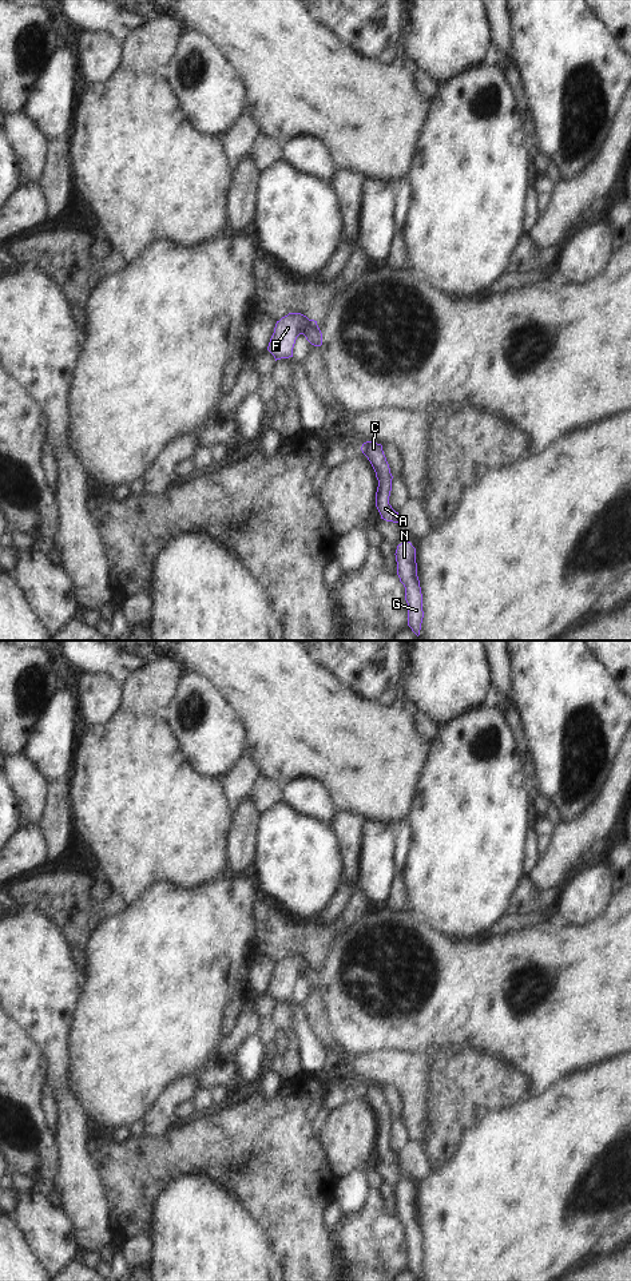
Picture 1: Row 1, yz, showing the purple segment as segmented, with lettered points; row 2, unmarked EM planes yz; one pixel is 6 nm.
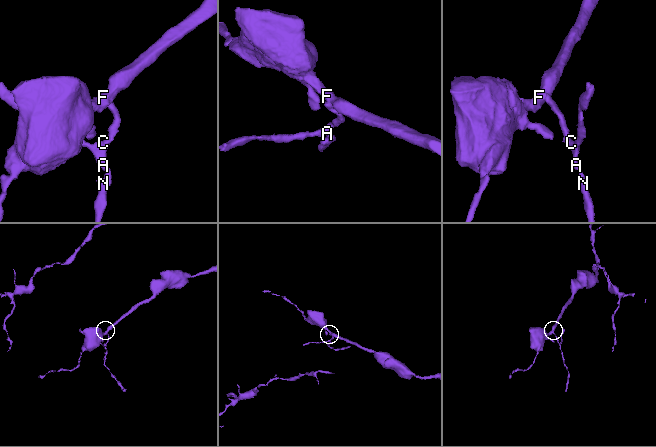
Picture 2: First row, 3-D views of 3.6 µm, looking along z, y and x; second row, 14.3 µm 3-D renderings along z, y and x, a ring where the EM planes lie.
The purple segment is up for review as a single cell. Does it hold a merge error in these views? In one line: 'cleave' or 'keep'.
cleave

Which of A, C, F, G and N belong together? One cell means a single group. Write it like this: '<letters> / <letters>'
A C G N / F

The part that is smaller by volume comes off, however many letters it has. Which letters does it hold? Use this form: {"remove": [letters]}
{"remove": ["A", "C", "G", "N"]}

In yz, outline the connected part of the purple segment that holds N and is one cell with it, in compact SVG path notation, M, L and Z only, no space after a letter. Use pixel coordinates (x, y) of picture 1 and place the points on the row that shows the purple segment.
M405 540L396 550L397 575L405 587L408 603L408 626L418 636L424 618L422 594L417 576L416 548Z

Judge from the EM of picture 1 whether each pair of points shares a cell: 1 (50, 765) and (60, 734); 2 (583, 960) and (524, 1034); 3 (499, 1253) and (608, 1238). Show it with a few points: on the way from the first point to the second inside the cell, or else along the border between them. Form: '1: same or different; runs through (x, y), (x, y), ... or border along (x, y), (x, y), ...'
1: same; runs through (52, 757), (52, 742)
2: same; runs through (579, 979), (543, 1015)
3: different; border along (616, 1220), (584, 1260)

